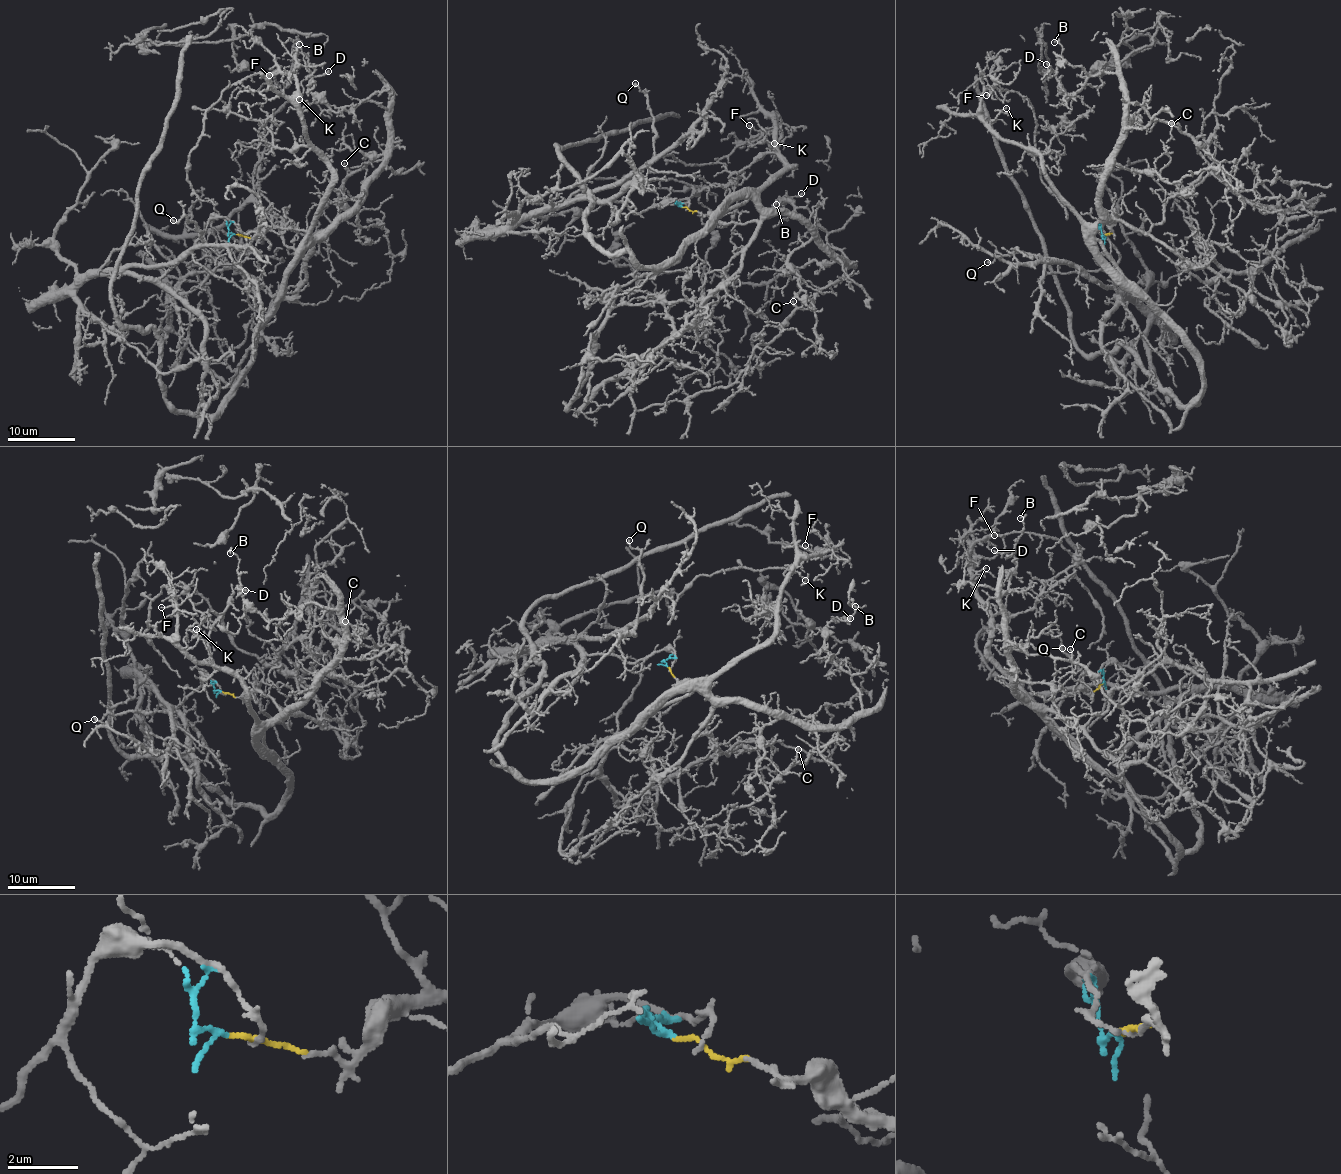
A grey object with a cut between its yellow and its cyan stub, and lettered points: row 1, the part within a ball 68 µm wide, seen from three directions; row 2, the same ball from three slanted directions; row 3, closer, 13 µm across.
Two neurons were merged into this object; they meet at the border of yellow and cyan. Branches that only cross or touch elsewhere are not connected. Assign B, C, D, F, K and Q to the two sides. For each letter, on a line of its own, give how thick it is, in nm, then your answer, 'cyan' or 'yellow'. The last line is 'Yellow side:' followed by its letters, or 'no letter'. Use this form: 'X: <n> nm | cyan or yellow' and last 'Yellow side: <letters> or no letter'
B: 100 nm | yellow
C: 90 nm | yellow
D: 140 nm | yellow
F: 120 nm | yellow
K: 130 nm | yellow
Q: 170 nm | cyan
Yellow side: B, C, D, F, K

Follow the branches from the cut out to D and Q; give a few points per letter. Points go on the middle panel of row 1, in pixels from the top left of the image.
D: (681, 207), (717, 223), (796, 216), (846, 267), (805, 208), (780, 201), (802, 193)
Q: (681, 206), (655, 204), (638, 213), (621, 202), (571, 200), (621, 184), (654, 158), (651, 109), (636, 82)

